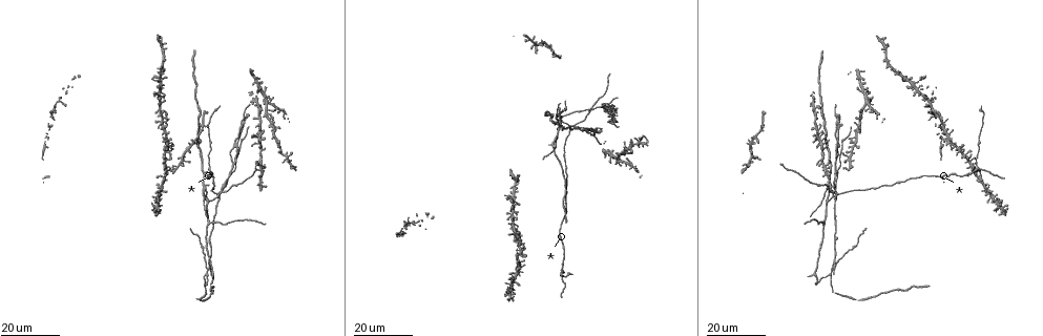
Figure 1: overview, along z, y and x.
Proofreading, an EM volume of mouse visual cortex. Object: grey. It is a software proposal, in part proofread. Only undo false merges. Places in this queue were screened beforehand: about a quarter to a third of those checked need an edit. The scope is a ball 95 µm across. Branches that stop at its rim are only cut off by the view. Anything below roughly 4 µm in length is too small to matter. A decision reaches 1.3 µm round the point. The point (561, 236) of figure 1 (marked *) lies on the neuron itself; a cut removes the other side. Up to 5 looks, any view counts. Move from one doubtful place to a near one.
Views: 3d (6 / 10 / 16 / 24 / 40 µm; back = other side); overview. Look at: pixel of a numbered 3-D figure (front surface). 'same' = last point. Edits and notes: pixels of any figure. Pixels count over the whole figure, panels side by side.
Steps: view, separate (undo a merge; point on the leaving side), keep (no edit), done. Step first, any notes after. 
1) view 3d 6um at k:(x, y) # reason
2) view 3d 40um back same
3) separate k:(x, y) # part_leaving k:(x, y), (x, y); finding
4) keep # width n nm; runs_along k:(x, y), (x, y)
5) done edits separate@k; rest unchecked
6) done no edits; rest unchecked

view 3d 24um at 1:(222, 193) # four arms meet

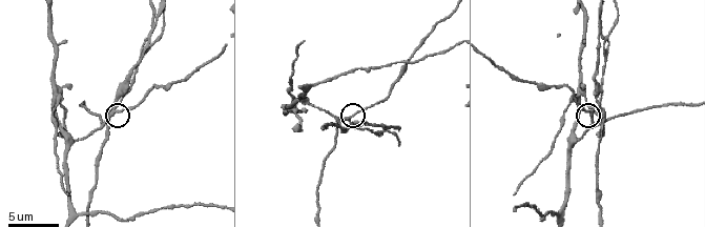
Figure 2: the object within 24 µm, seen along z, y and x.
view 3d 6um at 2:(112, 109)

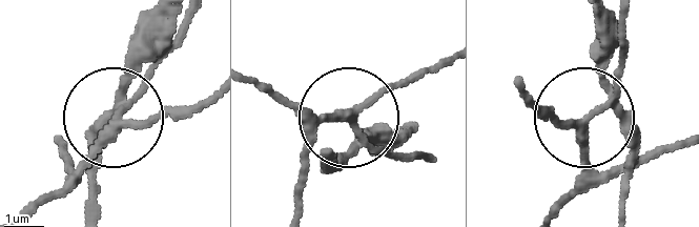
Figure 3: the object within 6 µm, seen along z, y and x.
keep # runs_along 3:(57, 139), (78, 169), (118, 122), (205, 108); all the same neuron

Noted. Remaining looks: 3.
view 3d 10um at 2:(79, 213) # three-way junction

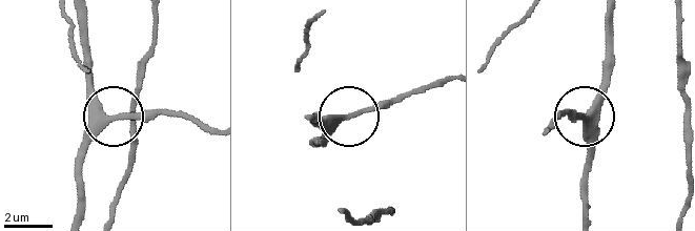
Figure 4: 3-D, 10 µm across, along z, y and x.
view 3d 10um back at 4:(346, 115) # other side

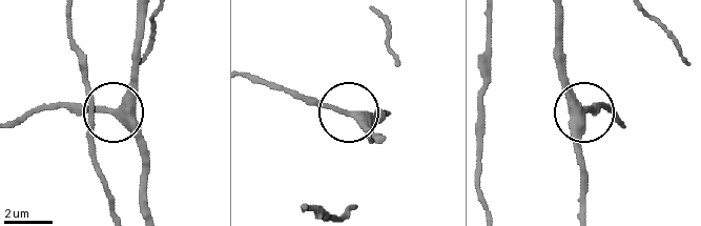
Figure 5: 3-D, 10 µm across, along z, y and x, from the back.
keep # width 290 nm; runs_along 5:(142, 17), (142, 54), (129, 96), (105, 114), (59, 107); all the same neuron

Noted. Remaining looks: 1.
view 3d 10um at 2:(59, 95) # four arms meet

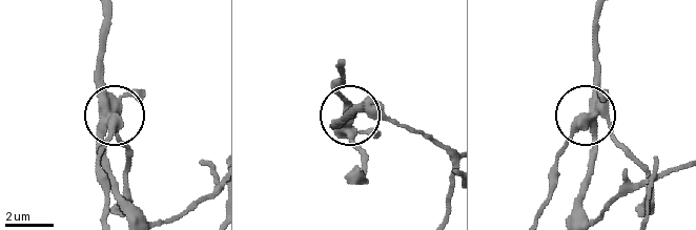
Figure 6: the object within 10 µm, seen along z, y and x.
separate 6:(347, 102) # width 410 nm; part_leaving 6:(348, 124), (336, 92), (343, 66); a second neuron is stuck on

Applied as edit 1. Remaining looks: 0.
done edits separate@6; rest unchecked

